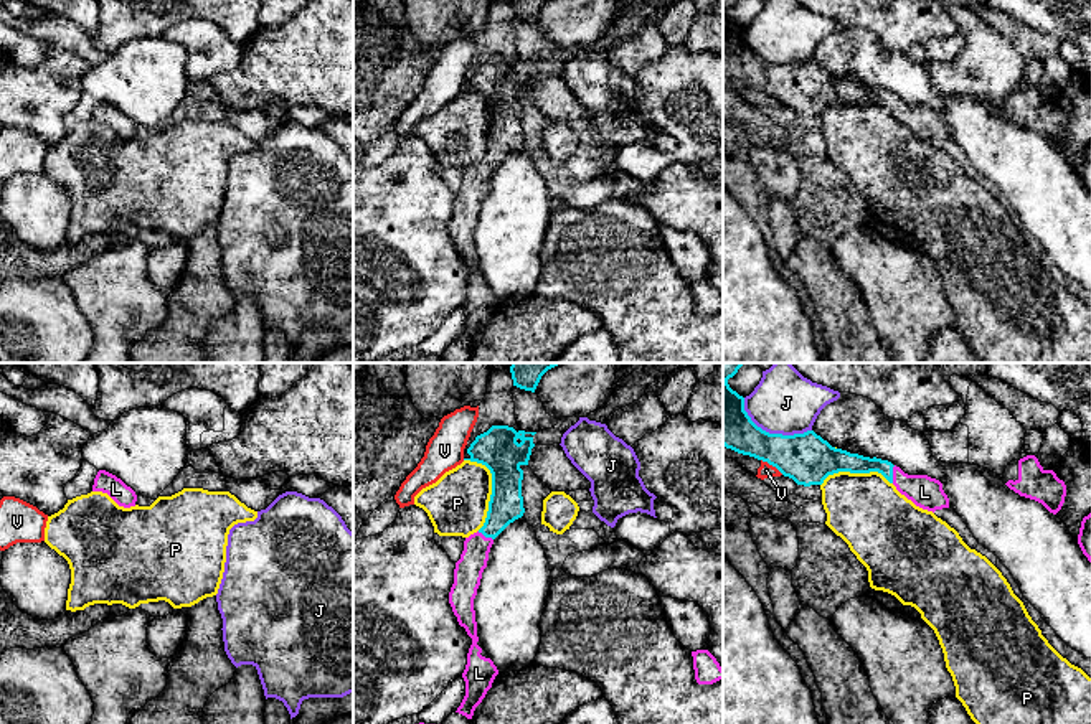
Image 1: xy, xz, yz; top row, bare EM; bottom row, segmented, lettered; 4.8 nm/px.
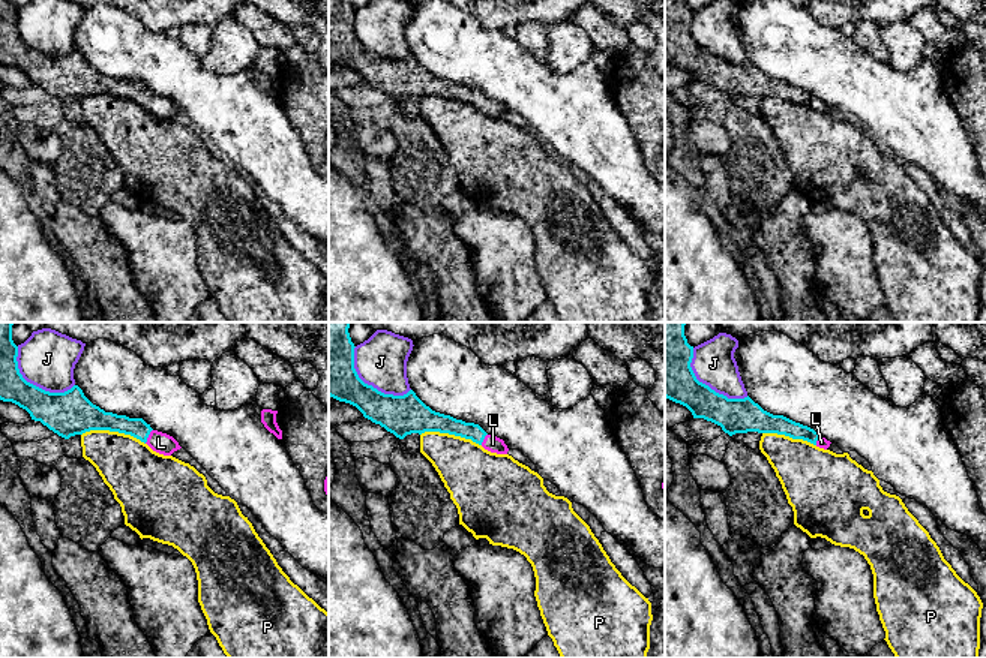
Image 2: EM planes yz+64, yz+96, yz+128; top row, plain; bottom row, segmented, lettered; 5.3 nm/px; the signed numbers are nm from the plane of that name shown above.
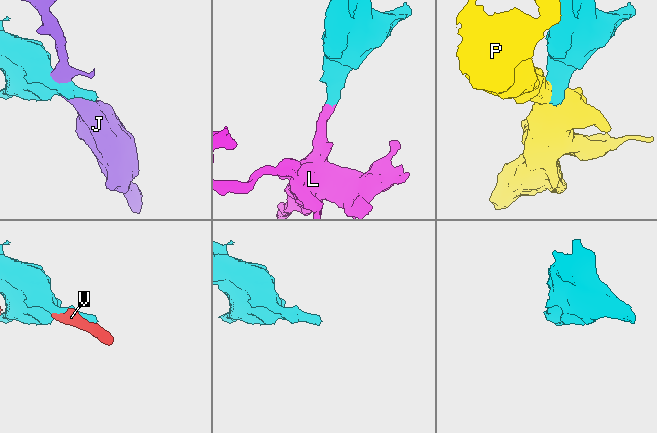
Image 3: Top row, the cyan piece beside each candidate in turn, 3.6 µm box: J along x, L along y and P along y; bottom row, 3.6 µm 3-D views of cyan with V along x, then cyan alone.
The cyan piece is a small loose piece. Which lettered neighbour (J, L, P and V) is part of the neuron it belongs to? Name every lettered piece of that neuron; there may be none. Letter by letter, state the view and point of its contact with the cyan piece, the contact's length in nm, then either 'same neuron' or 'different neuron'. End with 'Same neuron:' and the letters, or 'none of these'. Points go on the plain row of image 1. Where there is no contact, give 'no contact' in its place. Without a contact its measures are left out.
J: meets cyan in yz at (771, 65); contact 380 nm long; different neuron
L: meets cyan in yz at (892, 104); contact 90 nm long; same neuron
P: meets cyan in xz at (492, 119); contact 360 nm long; different neuron
V: meets cyan in yz at (773, 96); contact 130 nm long; different neuron
Same neuron: L

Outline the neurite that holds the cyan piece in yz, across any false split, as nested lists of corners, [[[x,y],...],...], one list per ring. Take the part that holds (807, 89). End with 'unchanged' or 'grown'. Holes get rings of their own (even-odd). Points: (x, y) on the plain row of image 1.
[[[723,0],[723,76],[776,97],[797,115],[822,115],[838,102],[881,104],[916,137],[936,142],[949,139],[942,114],[928,106],[908,106],[888,91],[870,89],[832,78],[814,61],[782,66],[758,58],[744,41],[744,28],[733,21],[728,10],[738,0]]] | grown

